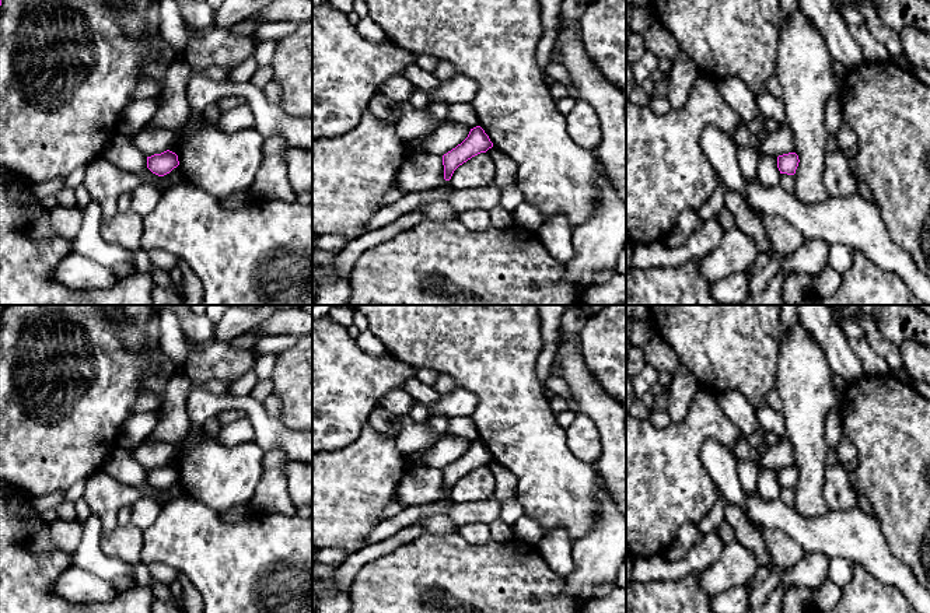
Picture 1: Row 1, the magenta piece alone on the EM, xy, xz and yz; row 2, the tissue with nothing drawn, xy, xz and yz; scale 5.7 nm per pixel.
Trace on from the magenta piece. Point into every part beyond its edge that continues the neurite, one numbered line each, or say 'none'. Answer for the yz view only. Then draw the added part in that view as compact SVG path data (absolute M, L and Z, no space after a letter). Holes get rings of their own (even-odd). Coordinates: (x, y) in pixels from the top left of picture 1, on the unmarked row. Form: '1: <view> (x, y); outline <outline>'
none

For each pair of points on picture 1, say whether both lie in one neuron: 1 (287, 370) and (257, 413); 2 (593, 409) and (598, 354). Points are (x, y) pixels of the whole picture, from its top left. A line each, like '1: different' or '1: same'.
1: different
2: different

